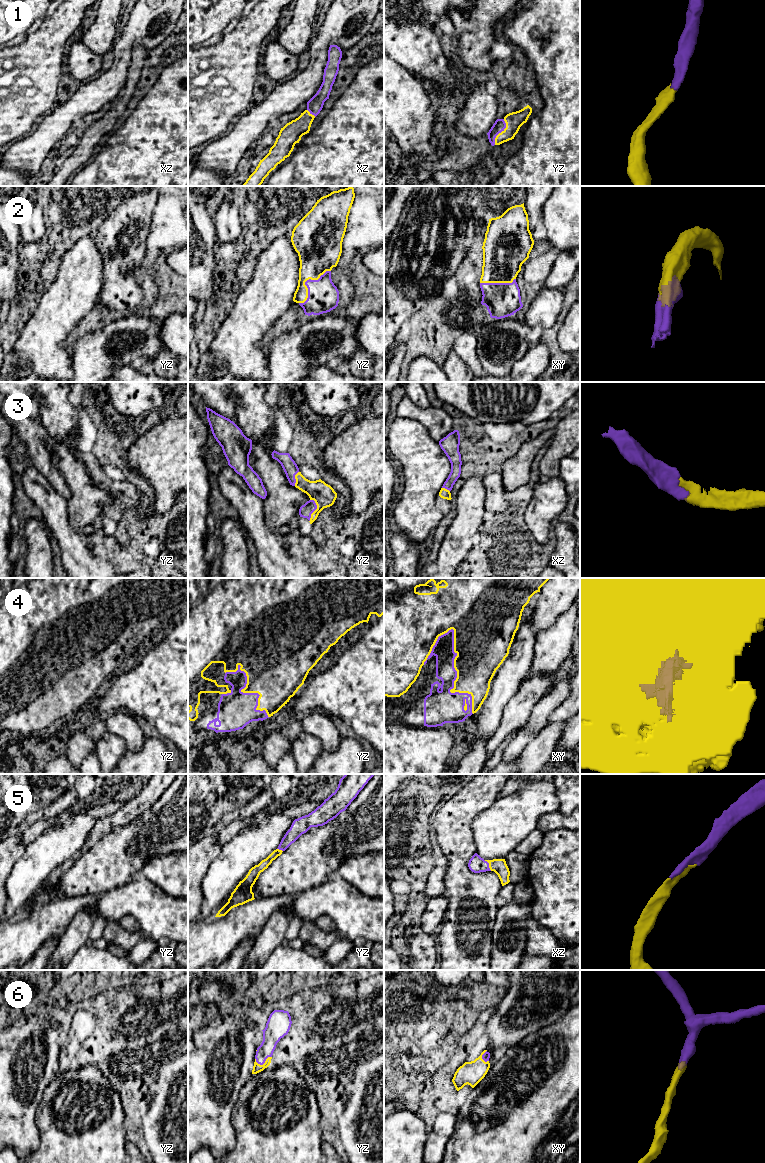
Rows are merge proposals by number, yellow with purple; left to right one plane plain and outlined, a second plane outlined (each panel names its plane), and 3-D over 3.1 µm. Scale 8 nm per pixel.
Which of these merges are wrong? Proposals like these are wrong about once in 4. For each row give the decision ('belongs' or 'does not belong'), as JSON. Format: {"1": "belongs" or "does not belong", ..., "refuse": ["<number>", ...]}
{"1": "belongs", "2": "belongs", "3": "belongs", "4": "does not belong", "5": "belongs", "6": "belongs", "refuse": ["4"]}

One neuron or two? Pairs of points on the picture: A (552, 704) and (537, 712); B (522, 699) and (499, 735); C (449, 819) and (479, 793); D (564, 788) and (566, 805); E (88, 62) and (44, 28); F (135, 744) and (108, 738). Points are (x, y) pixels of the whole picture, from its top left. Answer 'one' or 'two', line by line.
A: one
B: one
C: one
D: one
E: two
F: two

